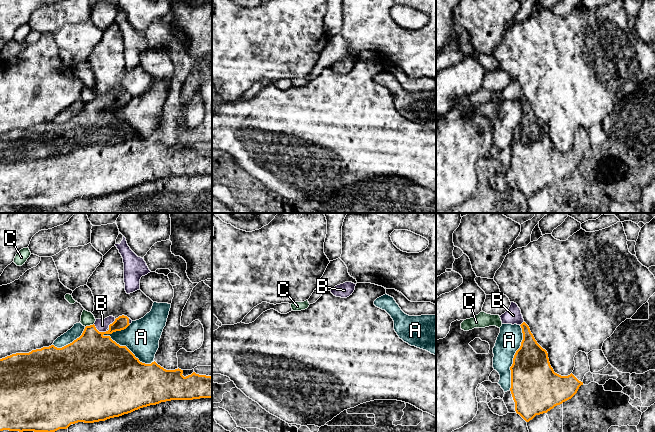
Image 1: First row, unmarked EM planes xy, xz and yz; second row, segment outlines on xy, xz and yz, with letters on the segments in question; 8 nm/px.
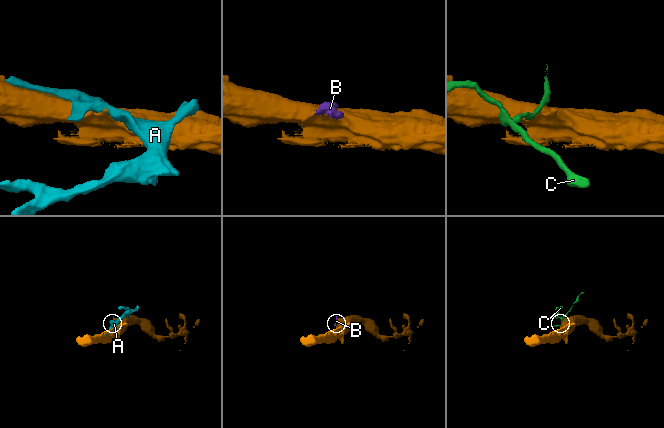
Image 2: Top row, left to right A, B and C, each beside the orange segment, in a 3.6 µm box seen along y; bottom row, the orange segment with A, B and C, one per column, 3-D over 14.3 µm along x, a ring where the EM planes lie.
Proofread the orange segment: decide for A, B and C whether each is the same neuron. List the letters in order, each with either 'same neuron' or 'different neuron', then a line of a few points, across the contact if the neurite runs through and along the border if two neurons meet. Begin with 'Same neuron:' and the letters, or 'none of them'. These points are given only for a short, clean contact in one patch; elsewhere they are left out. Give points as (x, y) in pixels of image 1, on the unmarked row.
Same neuron: B
A: different neuron
B: same neuron; line xy (95, 138), (98, 107), (102, 101)
C: different neuron; line xy (93, 99), (85, 103)

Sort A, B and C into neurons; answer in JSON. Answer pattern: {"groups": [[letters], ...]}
{"groups": [["A"], ["B"], ["C"]]}

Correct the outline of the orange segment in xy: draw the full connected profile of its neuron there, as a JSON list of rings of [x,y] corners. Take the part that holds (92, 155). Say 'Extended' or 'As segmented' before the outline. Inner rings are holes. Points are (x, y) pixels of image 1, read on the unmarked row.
Extended. [[[109,92],[105,95],[96,95],[95,99],[90,102],[86,102],[82,111],[74,116],[72,119],[57,124],[54,121],[49,123],[43,123],[41,125],[32,126],[29,129],[16,129],[5,134],[0,135],[0,207],[34,207],[34,208],[55,208],[59,205],[67,205],[71,200],[78,198],[94,199],[99,197],[105,197],[110,194],[119,193],[124,190],[131,189],[143,183],[150,181],[156,181],[161,178],[171,176],[193,176],[200,174],[212,174],[212,153],[206,151],[199,151],[193,148],[191,151],[184,153],[183,146],[166,146],[155,137],[151,140],[145,140],[139,137],[138,134],[126,123],[120,122],[109,112],[113,108],[126,105],[132,96],[127,92],[119,92],[115,94]]]

